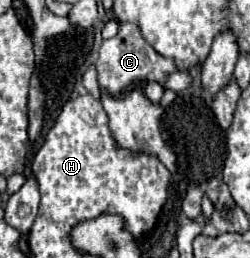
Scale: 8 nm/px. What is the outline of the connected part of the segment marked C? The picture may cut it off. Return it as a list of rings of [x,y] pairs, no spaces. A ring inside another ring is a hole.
[[[123,23],[113,39],[103,41],[99,51],[97,71],[99,71],[101,89],[111,95],[121,95],[141,81],[159,81],[163,85],[165,77],[175,71],[175,61],[155,53],[155,49],[151,49],[151,45],[147,45],[143,37],[139,37],[139,29],[135,29],[135,25]]]

